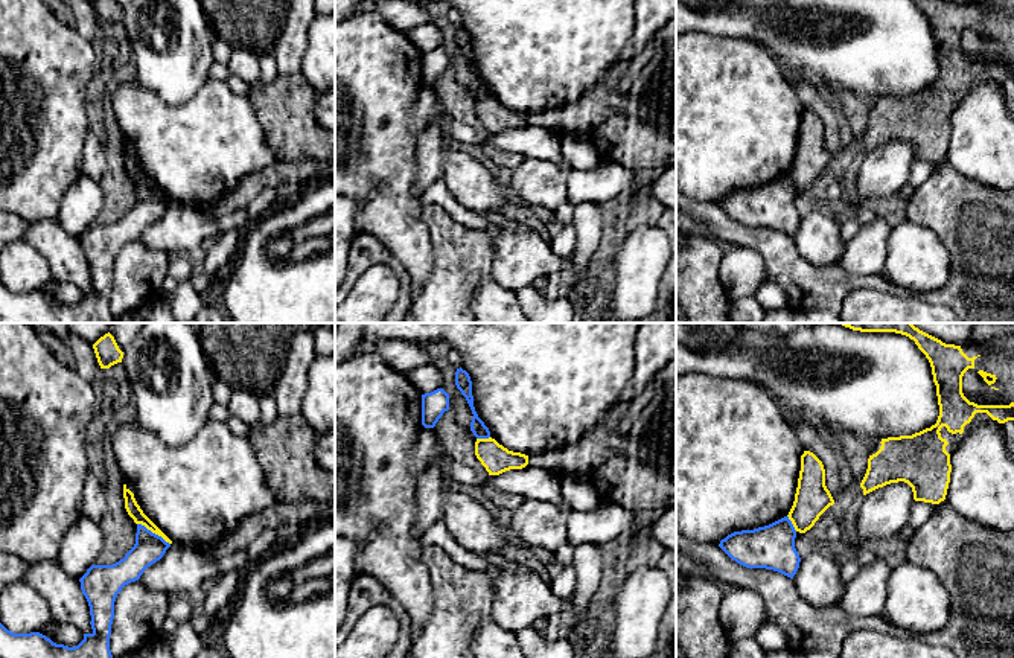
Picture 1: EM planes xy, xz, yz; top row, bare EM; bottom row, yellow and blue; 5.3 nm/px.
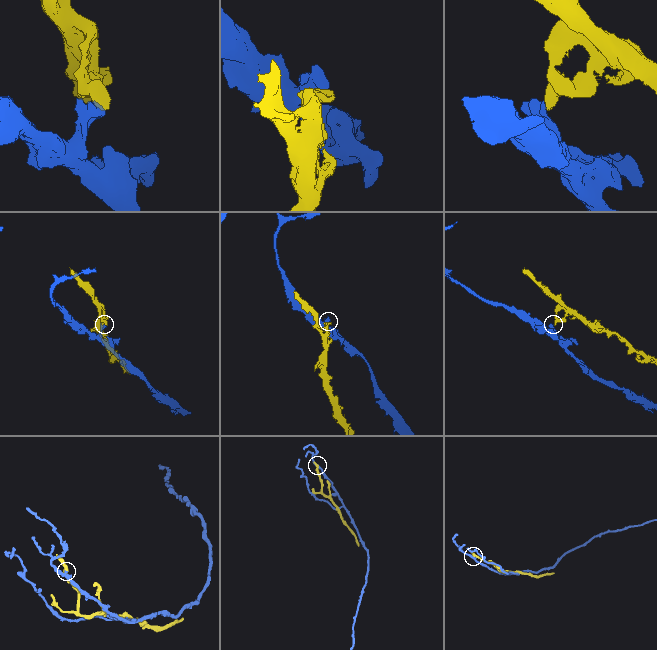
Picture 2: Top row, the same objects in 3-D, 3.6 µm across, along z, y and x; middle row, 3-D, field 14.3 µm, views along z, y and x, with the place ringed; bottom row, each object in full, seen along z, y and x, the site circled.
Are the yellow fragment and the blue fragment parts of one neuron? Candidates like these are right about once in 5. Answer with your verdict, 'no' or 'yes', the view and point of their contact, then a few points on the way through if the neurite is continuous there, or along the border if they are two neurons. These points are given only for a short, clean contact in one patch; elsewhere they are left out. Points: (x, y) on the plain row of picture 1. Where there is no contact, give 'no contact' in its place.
no | xy (154, 191) | along xy (137, 182), (160, 194), (169, 203)

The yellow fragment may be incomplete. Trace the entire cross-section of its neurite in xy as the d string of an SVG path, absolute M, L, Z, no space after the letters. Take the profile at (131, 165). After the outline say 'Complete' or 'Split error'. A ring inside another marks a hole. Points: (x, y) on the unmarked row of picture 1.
M123 143L123 157L125 168L136 183L145 184L148 189L161 195L166 201L172 203L172 200L143 172L143 169L134 157L134 152L126 146L126 143Z. Complete

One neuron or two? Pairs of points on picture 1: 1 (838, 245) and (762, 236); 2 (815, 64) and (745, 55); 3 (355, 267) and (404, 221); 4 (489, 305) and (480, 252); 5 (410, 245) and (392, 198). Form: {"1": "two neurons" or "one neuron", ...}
{"1": "two neurons", "2": "two neurons", "3": "two neurons", "4": "two neurons", "5": "one neuron"}

